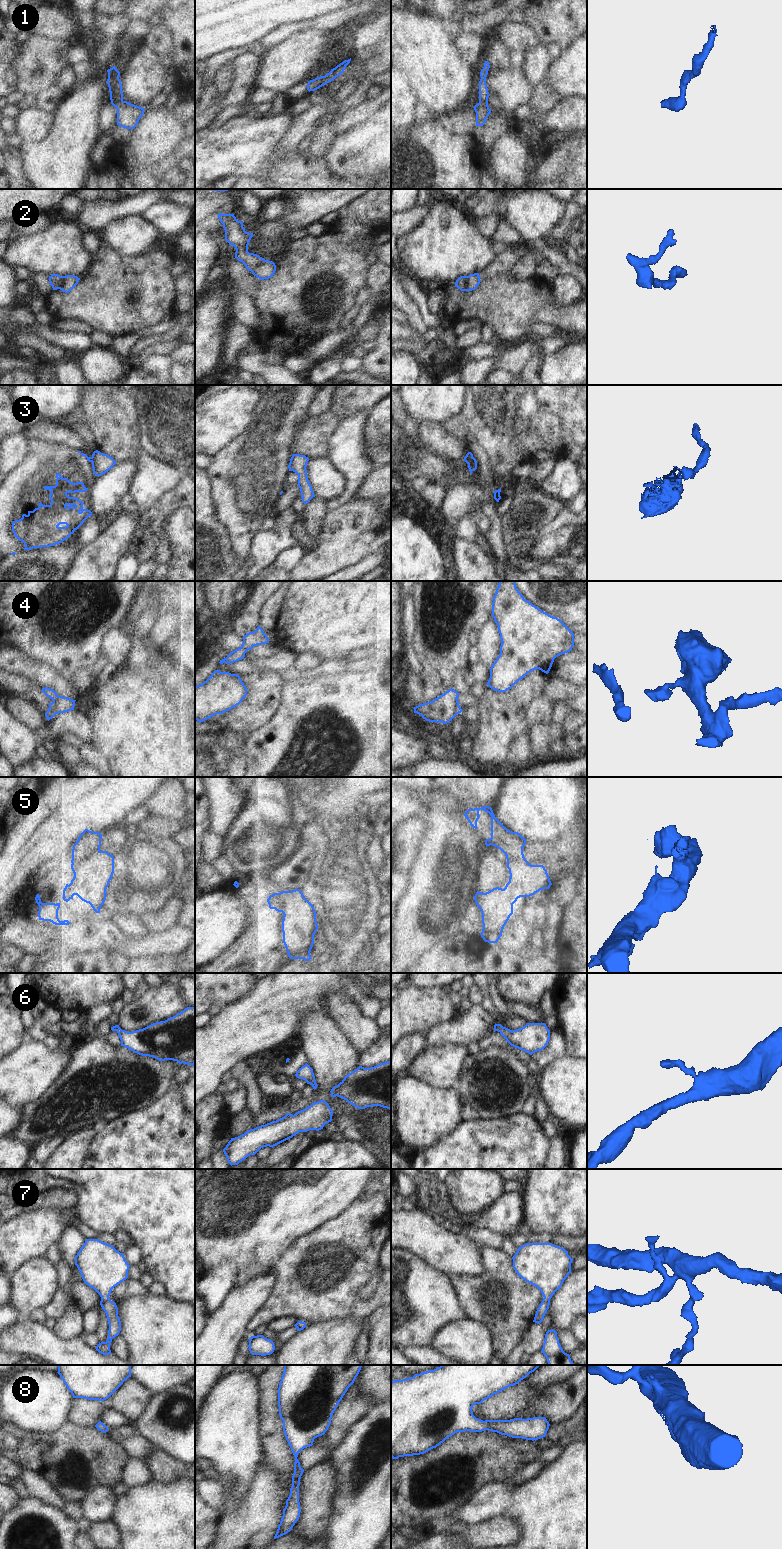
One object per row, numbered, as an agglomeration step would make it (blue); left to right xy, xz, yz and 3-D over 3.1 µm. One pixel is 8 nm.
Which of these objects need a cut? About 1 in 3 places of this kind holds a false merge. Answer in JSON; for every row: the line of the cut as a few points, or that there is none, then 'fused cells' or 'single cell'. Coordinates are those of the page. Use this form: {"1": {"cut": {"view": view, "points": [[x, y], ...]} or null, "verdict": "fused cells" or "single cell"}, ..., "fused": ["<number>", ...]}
{"1": {"cut": null, "verdict": "single cell"}, "2": {"cut": null, "verdict": "single cell"}, "3": {"cut": {"view": "xy", "points": [[90, 457], [91, 461]]}, "verdict": "fused cells"}, "4": {"cut": null, "verdict": "single cell"}, "5": {"cut": {"view": "xy", "points": [[99, 849], [86, 858], [77, 860], [72, 864]]}, "verdict": "fused cells"}, "6": {"cut": null, "verdict": "single cell"}, "7": {"cut": null, "verdict": "single cell"}, "8": {"cut": null, "verdict": "single cell"}, "fused": ["3", "5"]}

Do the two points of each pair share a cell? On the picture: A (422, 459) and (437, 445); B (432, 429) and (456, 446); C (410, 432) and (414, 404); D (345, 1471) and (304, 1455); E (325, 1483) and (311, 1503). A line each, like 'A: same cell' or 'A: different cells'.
A: different cells
B: same cell
C: different cells
D: same cell
E: same cell

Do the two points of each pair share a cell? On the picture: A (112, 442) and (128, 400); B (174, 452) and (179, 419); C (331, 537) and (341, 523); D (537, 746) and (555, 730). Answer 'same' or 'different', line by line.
A: same
B: same
C: same
D: same

